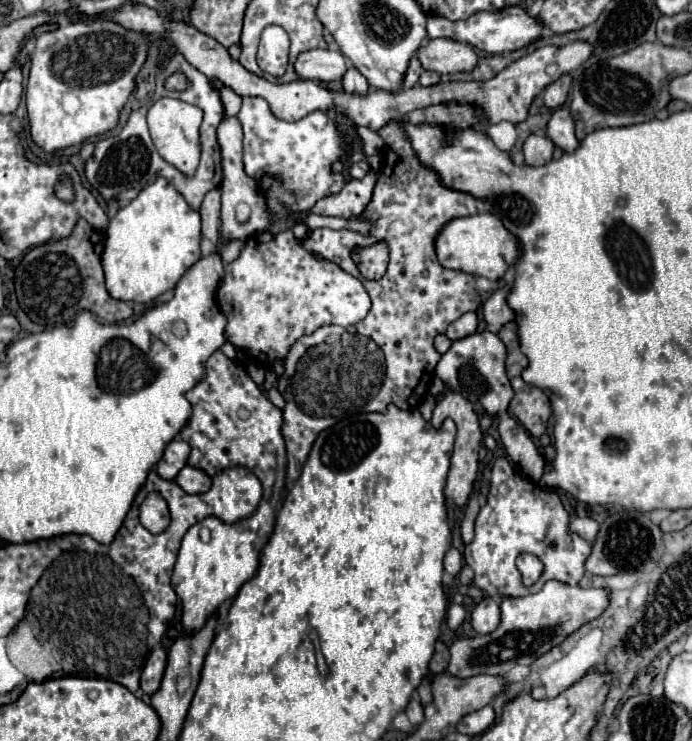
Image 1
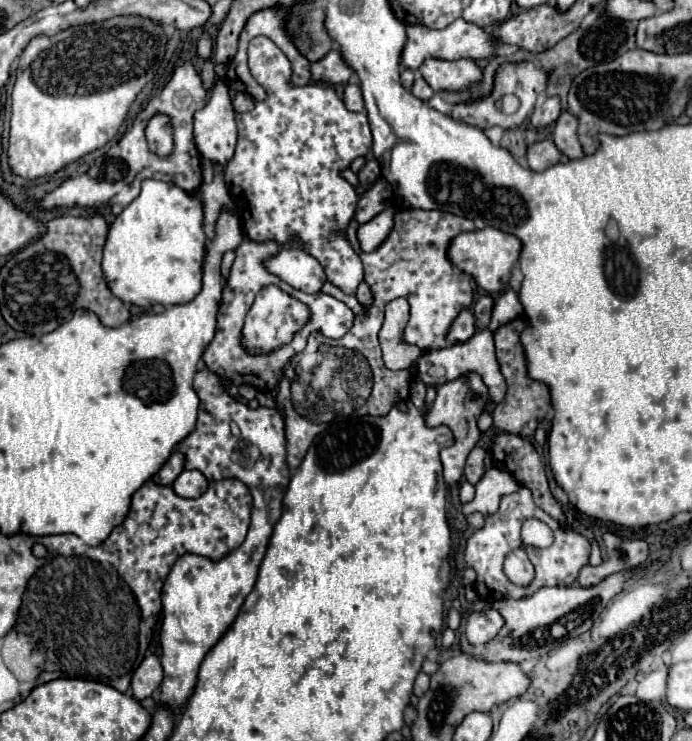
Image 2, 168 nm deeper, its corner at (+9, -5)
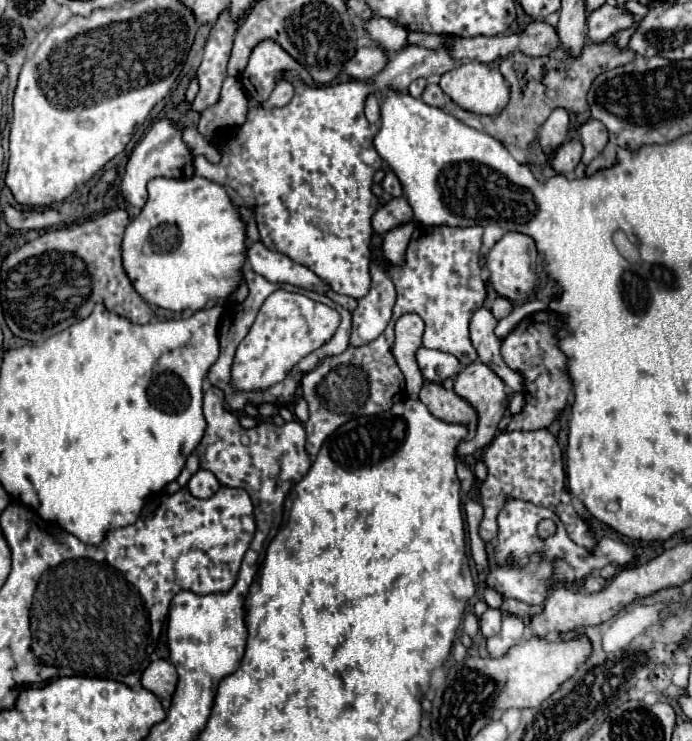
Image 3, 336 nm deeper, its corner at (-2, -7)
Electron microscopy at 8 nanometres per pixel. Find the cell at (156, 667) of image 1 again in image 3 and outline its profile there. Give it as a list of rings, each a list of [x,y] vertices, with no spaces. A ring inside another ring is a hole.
[[[157,659],[143,671],[141,685],[159,699],[171,699],[177,685],[177,671],[169,661]]]

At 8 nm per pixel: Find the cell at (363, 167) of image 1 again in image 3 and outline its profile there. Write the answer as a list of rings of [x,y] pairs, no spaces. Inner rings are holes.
[[[387,171],[385,179],[381,181],[381,187],[383,187],[383,191],[387,191],[387,193],[389,193],[389,195],[393,195],[393,197],[401,197],[401,195],[403,195],[401,181],[397,179],[397,175],[395,175],[393,171]]]

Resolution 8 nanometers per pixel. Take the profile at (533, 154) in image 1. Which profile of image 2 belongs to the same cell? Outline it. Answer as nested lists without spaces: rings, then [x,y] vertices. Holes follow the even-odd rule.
[[[544,139],[528,147],[528,165],[532,171],[544,171],[550,165],[556,165],[560,161],[562,153],[554,145],[552,139]]]

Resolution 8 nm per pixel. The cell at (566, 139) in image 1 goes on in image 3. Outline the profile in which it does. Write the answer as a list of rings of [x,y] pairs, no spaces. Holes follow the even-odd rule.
[[[589,119],[583,125],[579,125],[577,139],[583,145],[583,163],[585,165],[589,165],[591,159],[595,159],[609,141],[605,125],[601,121],[595,121],[595,119]]]

